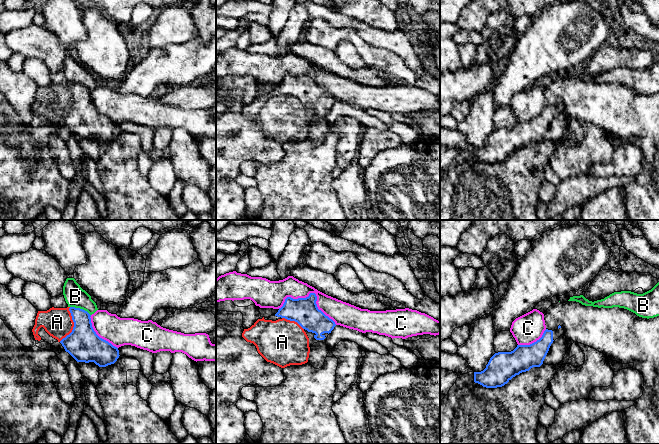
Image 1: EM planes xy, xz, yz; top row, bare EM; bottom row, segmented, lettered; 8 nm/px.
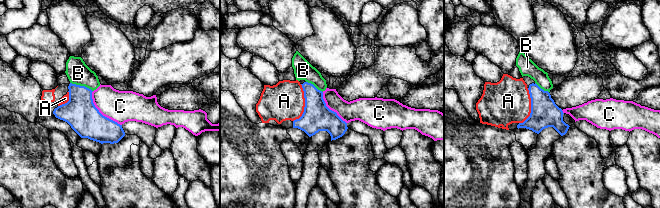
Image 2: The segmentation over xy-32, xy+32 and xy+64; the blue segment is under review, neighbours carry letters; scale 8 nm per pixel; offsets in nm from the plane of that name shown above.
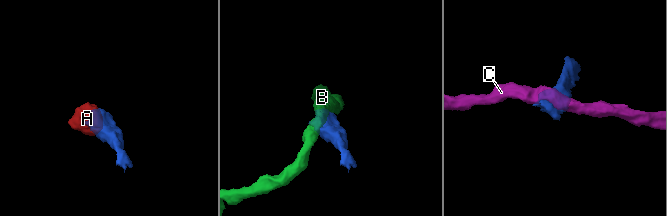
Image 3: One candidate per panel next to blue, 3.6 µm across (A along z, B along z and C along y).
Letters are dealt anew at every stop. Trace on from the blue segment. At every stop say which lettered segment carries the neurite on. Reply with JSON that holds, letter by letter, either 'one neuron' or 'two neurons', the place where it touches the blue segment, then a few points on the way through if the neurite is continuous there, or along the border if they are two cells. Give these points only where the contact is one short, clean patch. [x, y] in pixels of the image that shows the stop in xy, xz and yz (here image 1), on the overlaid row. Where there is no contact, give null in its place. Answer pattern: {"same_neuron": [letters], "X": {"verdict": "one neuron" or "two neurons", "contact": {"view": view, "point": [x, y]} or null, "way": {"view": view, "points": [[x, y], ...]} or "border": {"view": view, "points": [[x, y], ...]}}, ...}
{"same_neuron": ["A"], "A": {"verdict": "one neuron", "contact": {"view": "xy", "point": [74, 325]}, "way": {"view": "xy", "points": [[83, 344], [74, 331], [74, 325], [57, 322]]}}, "B": {"verdict": "two neurons", "contact": {"view": "xy", "point": [79, 308]}, "border": {"view": "xy", "points": [[70, 306], [82, 308], [90, 315]]}}, "C": {"verdict": "two neurons", "contact": {"view": "xz", "point": [311, 293]}}}

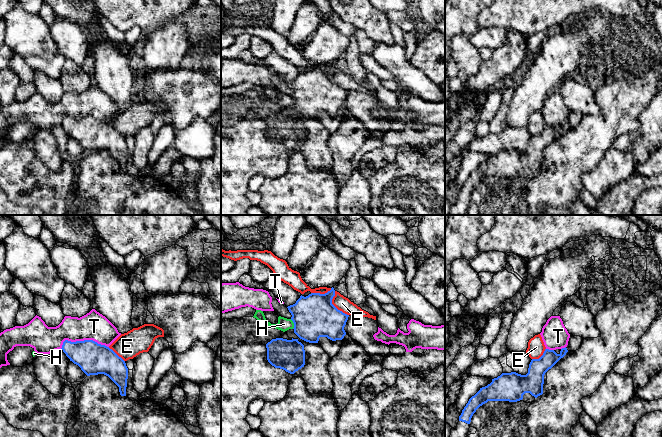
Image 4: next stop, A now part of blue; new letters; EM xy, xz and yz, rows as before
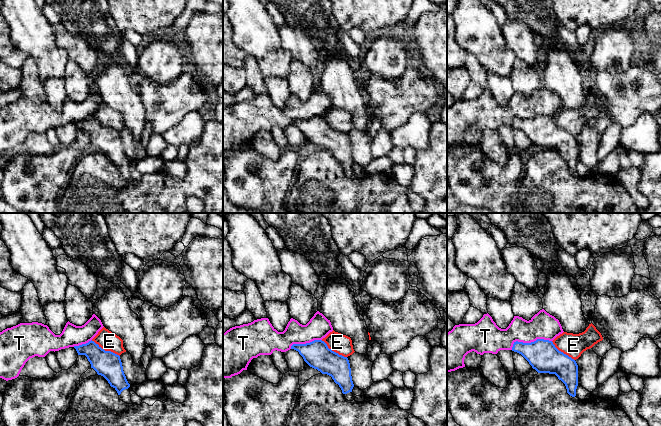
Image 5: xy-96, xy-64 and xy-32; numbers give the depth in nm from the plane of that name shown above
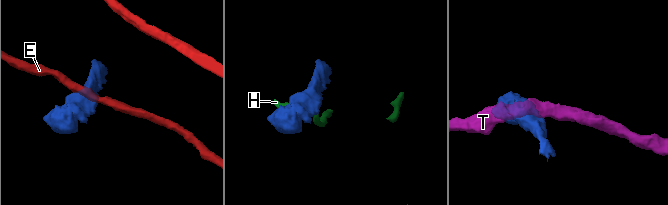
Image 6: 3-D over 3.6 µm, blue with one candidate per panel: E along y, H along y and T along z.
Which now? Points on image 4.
{"same_neuron": [], "E": {"verdict": "two neurons", "contact": {"view": "xz", "point": [333, 305]}, "border": {"view": "xz", "points": [[334, 291], [332, 303], [348, 315]]}}, "H": {"verdict": "two neurons", "contact": {"view": "xz", "point": [294, 324]}, "border": {"view": "xz", "points": [[290, 319], [293, 323], [293, 328]]}}, "T": {"verdict": "two neurons", "contact": {"view": "xy", "point": [82, 341]}}}

